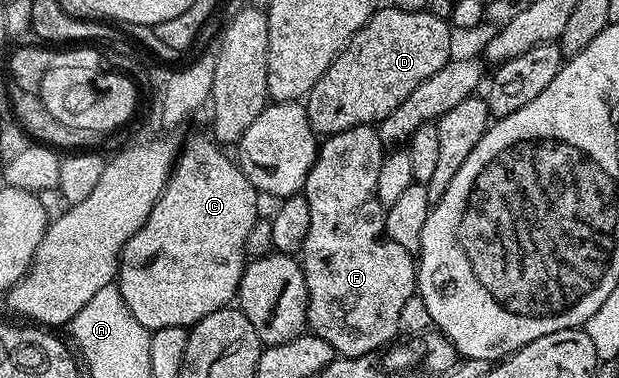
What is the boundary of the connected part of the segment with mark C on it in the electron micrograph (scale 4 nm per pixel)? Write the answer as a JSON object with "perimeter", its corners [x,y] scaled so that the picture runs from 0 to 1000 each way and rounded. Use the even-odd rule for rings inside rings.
{"perimeter":[[[334,354],[309,360],[292,381],[268,503],[247,545],[241,577],[234,577],[228,608],[202,640],[199,669],[192,675],[189,757],[215,841],[239,873],[267,862],[307,870],[309,860],[325,852],[331,831],[368,812],[381,791],[393,706],[402,685],[402,608],[409,608],[422,577],[422,519],[386,447],[384,431],[359,399],[365,402]]]}

